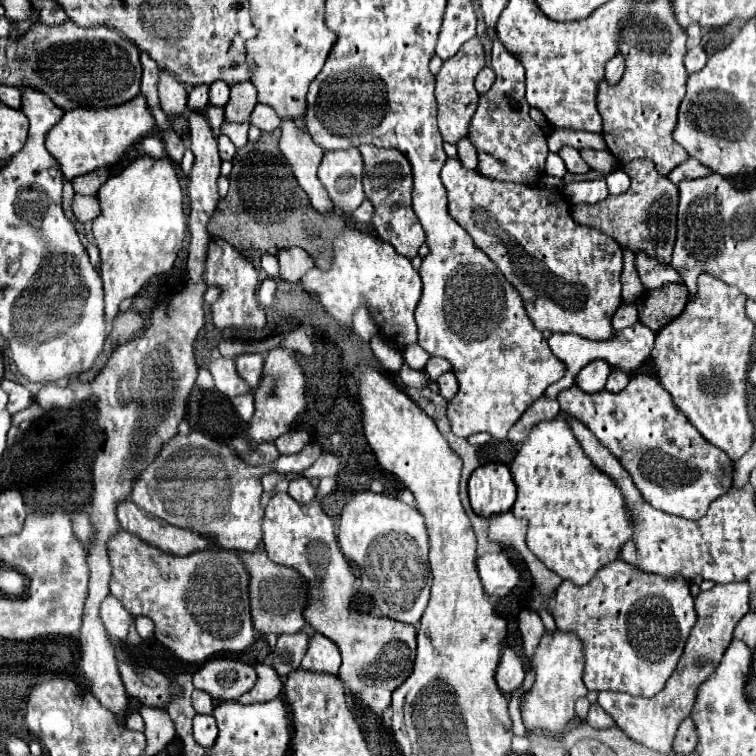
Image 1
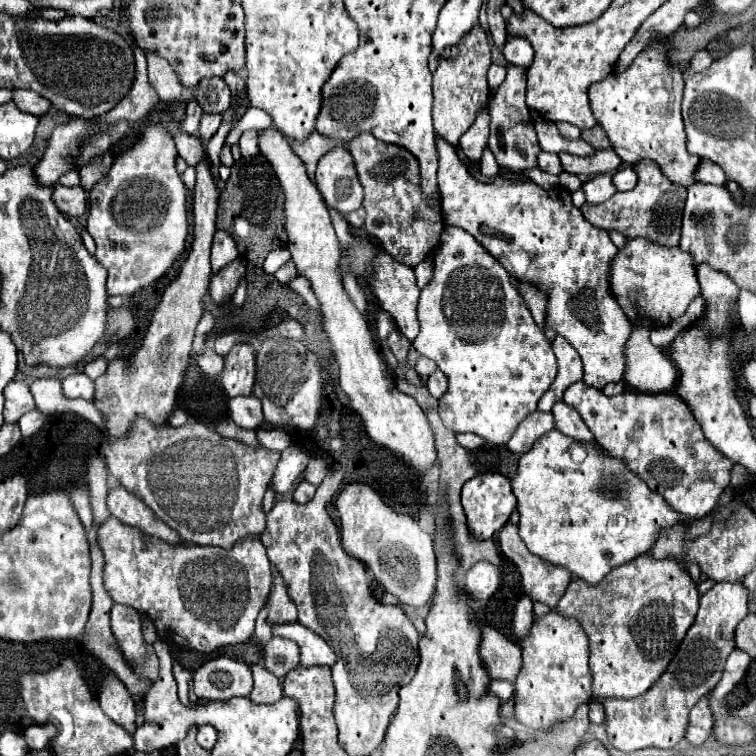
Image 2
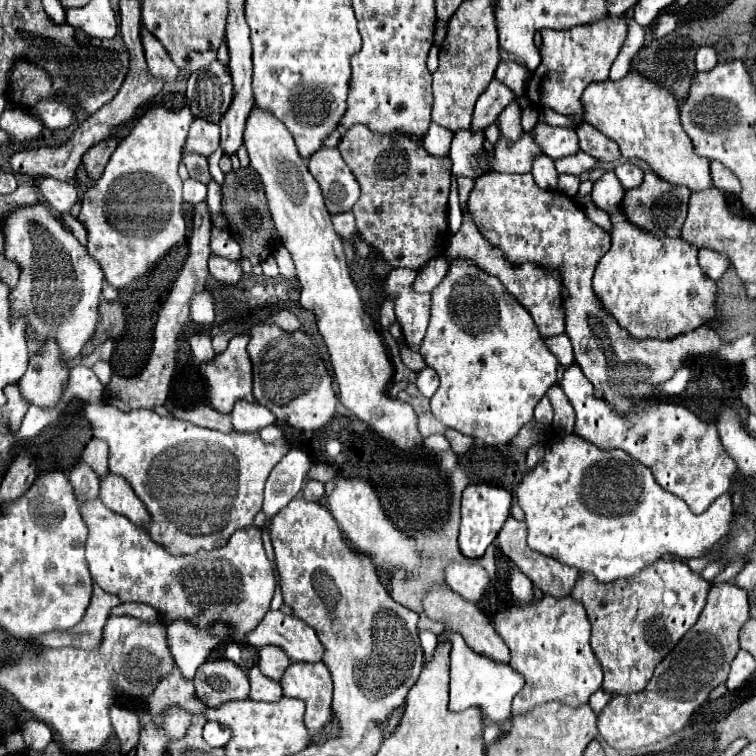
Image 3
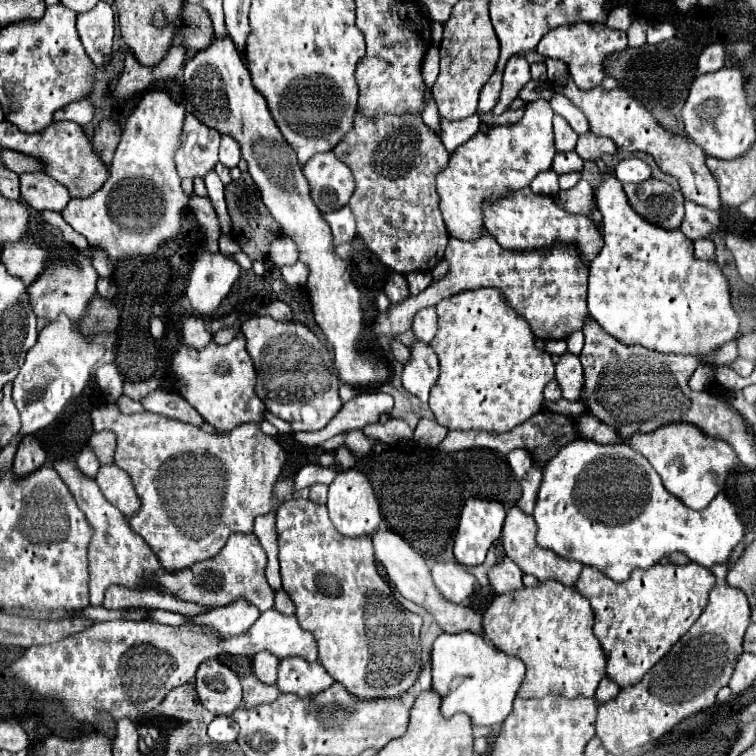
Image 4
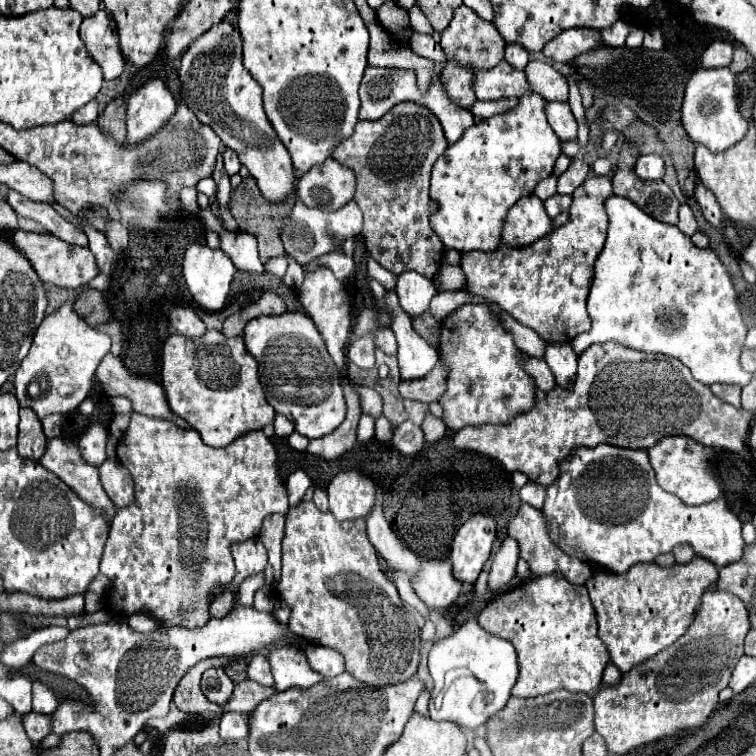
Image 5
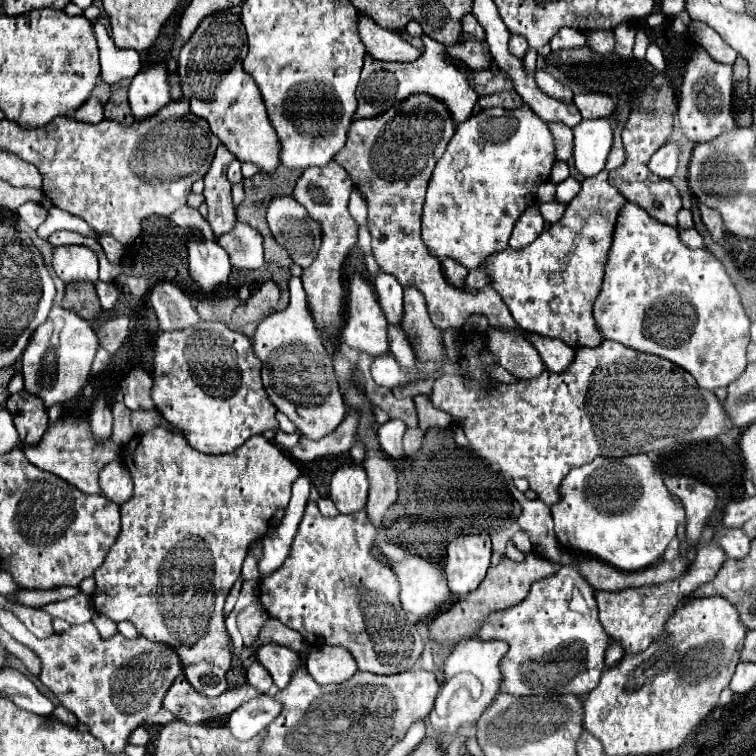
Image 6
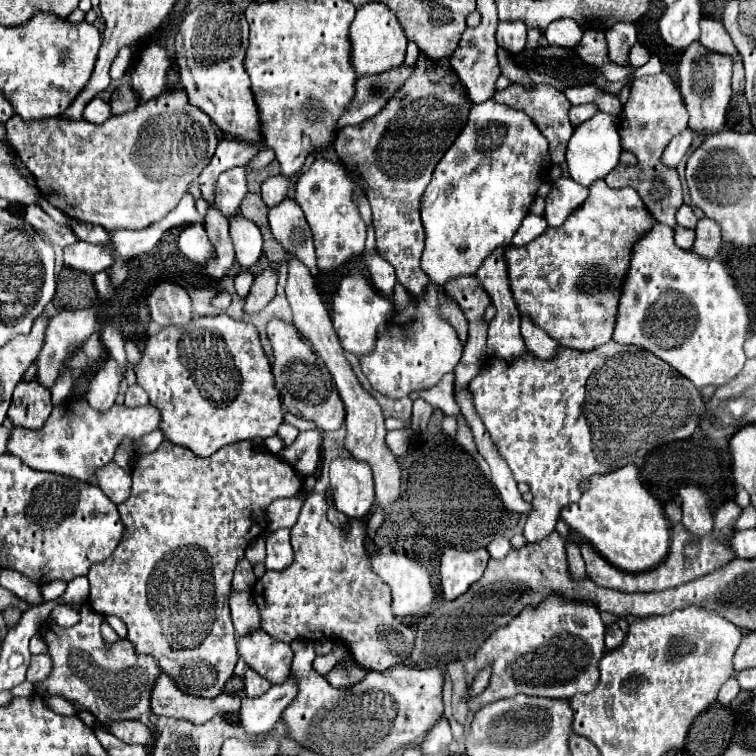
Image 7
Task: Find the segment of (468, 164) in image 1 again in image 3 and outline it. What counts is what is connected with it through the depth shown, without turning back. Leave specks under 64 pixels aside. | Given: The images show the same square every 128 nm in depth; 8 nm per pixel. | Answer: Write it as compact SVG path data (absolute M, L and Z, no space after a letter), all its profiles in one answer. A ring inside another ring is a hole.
M493 78L488 88L486 88L486 92L482 92L482 96L476 102L472 130L474 132L484 132L490 124L494 124L498 114L502 112L502 108L510 100L513 100L514 96L514 93L507 86Z

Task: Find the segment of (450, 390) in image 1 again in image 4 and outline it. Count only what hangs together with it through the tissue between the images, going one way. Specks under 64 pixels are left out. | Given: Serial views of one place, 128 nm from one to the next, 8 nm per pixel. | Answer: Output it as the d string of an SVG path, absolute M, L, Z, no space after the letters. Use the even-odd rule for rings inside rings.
M416 340L410 350L412 350L412 360L404 366L402 384L410 394L426 402L430 388L438 380L438 360L436 354L424 342Z

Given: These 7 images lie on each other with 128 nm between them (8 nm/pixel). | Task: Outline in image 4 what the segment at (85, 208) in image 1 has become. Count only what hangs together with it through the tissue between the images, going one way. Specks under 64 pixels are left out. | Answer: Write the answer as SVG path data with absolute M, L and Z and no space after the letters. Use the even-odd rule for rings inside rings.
M44 172L22 174L20 192L22 192L22 200L36 210L58 210L60 212L70 202L68 188Z

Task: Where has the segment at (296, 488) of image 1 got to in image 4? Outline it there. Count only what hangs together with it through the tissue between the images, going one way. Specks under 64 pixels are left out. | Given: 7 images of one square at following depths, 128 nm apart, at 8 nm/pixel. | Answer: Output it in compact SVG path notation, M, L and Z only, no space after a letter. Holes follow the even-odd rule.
M314 484L310 486L310 500L316 504L326 504L326 492L328 492L328 486Z

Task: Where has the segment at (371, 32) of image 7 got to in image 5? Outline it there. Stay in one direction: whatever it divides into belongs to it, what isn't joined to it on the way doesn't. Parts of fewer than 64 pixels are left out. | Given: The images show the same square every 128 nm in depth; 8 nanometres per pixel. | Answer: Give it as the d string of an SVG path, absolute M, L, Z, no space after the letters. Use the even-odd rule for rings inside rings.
M414 32L414 36L410 38L410 48L412 52L420 54L420 56L428 56L430 60L436 60L436 66L444 64L444 52L440 48L438 42L434 42L430 36L426 34L418 34ZM506 60L486 72L476 76L476 96L478 100L500 100L500 98L522 98L532 92L530 82L524 72L516 72Z

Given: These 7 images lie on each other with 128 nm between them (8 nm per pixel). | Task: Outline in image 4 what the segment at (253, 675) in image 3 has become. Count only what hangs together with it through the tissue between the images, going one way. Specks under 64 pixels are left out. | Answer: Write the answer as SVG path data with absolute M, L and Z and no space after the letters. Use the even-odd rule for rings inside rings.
M248 674L242 678L242 688L244 688L244 700L242 706L260 706L260 704L270 704L278 698L280 690L276 684L264 684L256 676Z

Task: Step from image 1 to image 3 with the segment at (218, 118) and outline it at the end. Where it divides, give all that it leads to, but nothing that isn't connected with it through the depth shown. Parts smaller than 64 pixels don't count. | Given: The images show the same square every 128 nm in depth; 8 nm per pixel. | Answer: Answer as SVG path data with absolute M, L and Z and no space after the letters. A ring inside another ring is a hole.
M196 118L190 126L190 134L184 150L210 156L218 148L218 144L220 144L220 126L204 118Z

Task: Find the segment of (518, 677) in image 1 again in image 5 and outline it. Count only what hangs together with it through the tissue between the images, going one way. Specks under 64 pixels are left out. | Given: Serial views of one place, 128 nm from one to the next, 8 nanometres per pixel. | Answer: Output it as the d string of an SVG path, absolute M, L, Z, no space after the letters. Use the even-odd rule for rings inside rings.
M378 490L376 508L372 508L372 516L366 520L368 538L376 552L388 562L390 570L402 570L408 578L414 578L420 568L420 558L394 534L390 524L382 512L382 490Z

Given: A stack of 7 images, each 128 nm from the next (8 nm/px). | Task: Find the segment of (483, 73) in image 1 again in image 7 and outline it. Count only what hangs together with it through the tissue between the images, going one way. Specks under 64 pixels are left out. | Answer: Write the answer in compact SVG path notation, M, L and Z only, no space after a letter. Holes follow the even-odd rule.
M500 22L496 40L498 40L498 46L518 54L524 50L524 44L526 44L526 28L520 22Z

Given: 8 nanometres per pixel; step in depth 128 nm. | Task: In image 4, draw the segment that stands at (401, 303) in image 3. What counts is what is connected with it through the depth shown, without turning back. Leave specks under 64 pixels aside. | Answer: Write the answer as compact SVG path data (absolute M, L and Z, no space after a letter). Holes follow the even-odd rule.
M432 306L422 308L414 314L412 332L422 342L430 342L434 338L434 334L436 334L436 312Z

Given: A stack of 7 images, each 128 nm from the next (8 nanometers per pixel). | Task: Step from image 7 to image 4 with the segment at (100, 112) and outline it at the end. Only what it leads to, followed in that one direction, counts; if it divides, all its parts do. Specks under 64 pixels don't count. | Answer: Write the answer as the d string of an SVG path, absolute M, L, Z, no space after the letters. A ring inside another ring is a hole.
M78 100L68 104L66 108L54 112L54 122L62 122L62 120L72 120L80 126L86 126L94 116L94 106L90 104L90 100Z

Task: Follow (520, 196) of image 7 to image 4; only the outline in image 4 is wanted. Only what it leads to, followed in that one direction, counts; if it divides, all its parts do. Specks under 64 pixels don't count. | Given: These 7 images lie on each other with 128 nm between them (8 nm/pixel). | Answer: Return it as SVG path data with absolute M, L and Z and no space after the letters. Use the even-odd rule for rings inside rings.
M534 100L526 106L524 118L514 126L494 126L486 134L478 132L456 152L450 154L448 168L438 176L440 210L448 234L460 240L476 240L484 232L482 202L492 202L508 190L528 186L538 172L551 168L554 152L552 138L554 110L548 100Z

